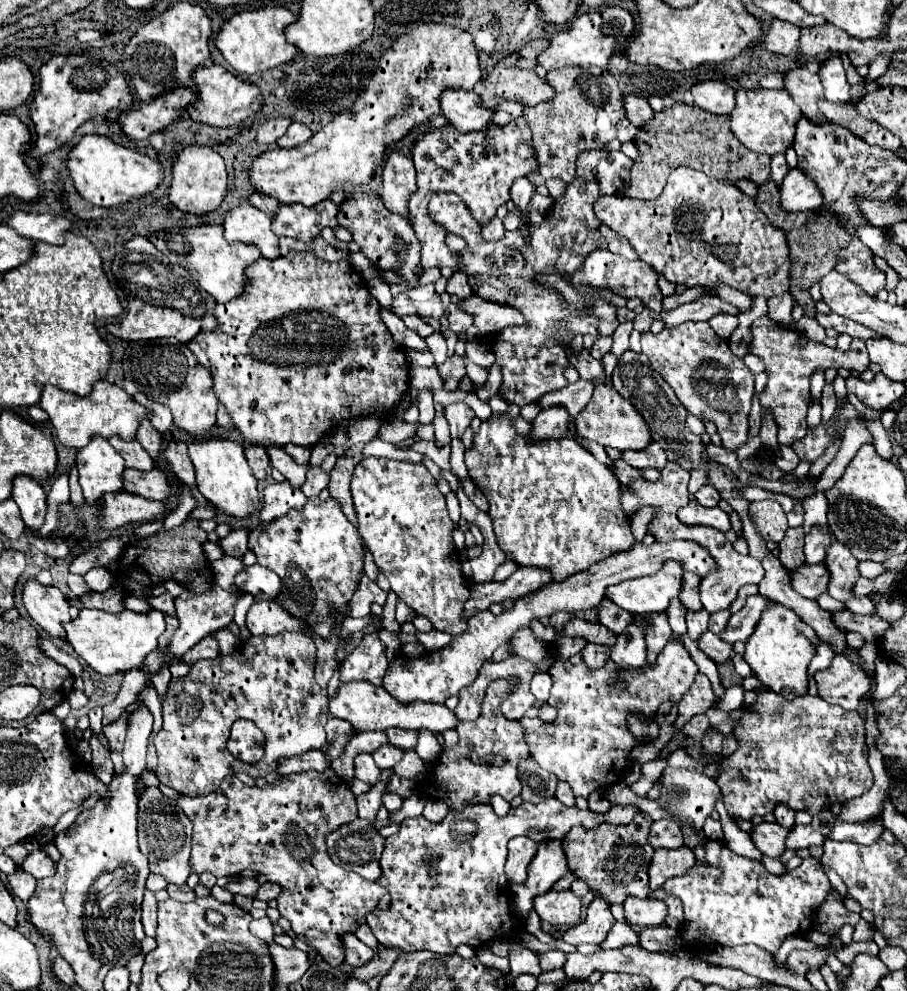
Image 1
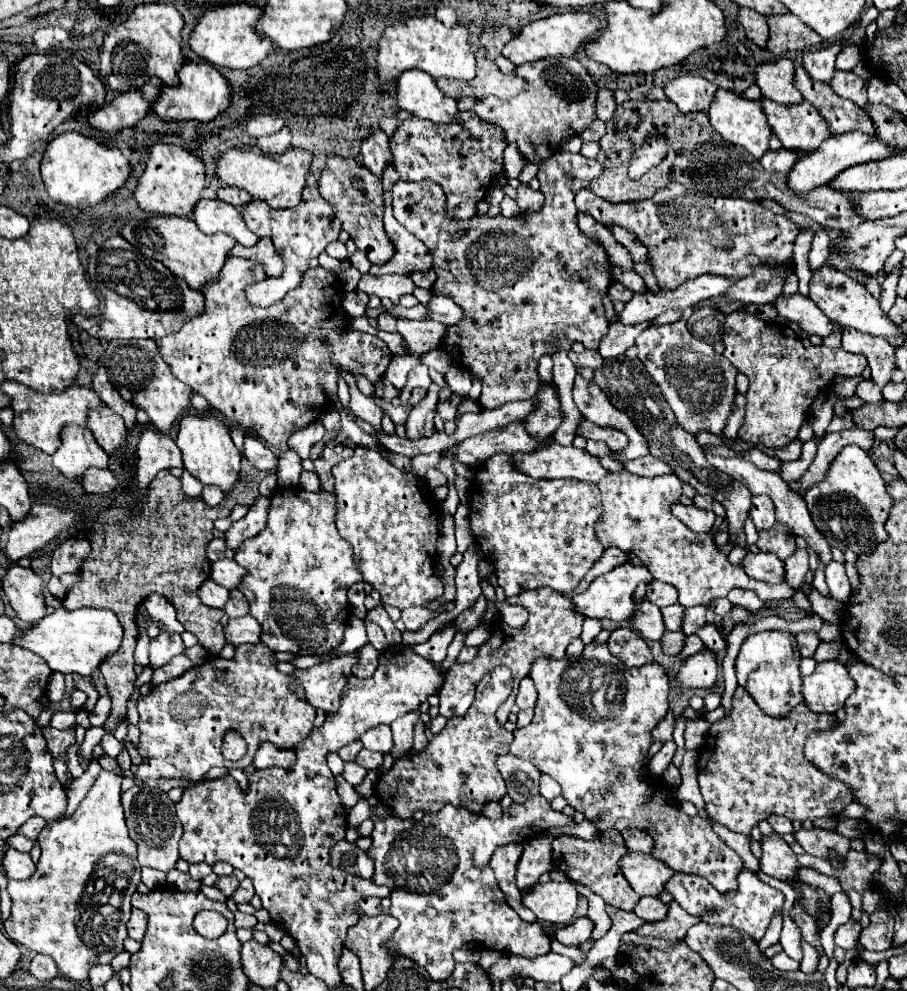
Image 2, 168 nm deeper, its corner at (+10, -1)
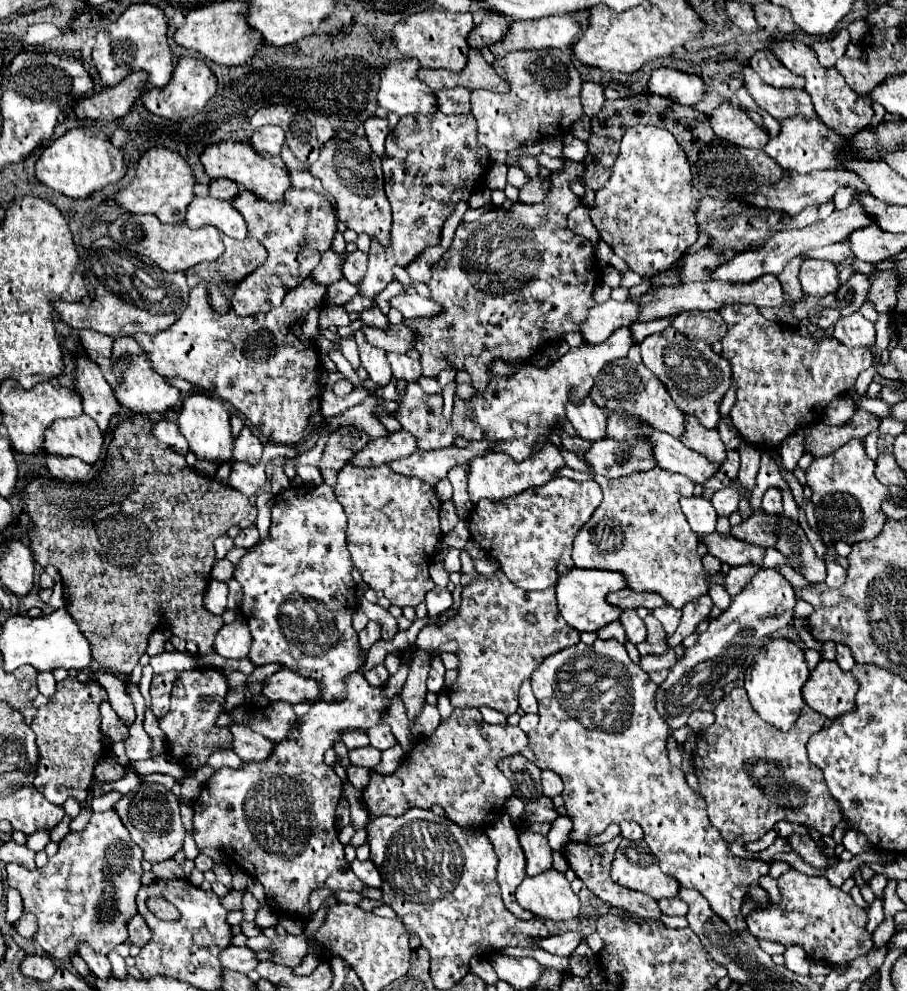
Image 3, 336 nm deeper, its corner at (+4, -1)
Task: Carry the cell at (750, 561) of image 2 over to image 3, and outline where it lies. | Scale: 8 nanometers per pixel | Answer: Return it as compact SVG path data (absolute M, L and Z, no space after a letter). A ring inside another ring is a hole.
M716 531L712 535L702 535L700 543L706 545L708 553L720 559L722 563L728 563L730 567L736 565L746 565L746 563L762 563L764 557L764 547L750 545L746 541L738 541L734 537L722 537Z

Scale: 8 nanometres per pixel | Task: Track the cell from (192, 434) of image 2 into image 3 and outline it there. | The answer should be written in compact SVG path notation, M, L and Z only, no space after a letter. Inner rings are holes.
M200 393L186 397L182 401L178 427L180 427L180 433L186 437L190 449L196 453L198 459L218 461L218 463L230 461L234 437L232 437L232 431L230 431L230 411L222 401L212 399L208 395L200 395Z

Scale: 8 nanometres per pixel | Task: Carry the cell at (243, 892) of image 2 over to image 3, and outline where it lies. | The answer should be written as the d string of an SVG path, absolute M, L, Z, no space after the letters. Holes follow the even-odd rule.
M230 891L228 895L220 897L220 903L222 903L222 907L226 907L228 911L240 909L240 903L242 903L242 891Z

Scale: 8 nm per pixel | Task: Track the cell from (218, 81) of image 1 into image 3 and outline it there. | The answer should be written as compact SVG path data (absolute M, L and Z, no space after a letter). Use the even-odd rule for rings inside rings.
M182 57L178 59L178 63L174 65L174 75L170 79L170 83L162 89L144 89L144 93L140 95L142 105L158 115L158 117L166 117L166 119L180 119L180 117L190 117L196 115L198 111L202 111L202 107L206 105L206 101L216 93L216 77L214 73L208 69L208 65L200 59L192 59L192 57Z

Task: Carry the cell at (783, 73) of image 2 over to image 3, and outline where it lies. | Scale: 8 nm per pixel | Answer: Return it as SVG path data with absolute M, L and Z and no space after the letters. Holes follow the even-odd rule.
M770 51L754 53L750 67L772 87L794 87L794 75Z

